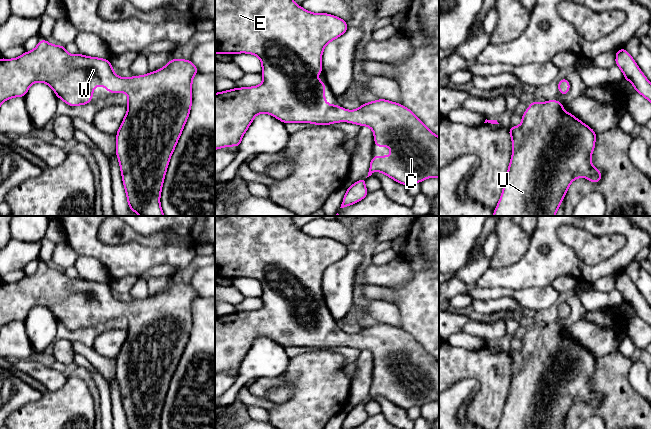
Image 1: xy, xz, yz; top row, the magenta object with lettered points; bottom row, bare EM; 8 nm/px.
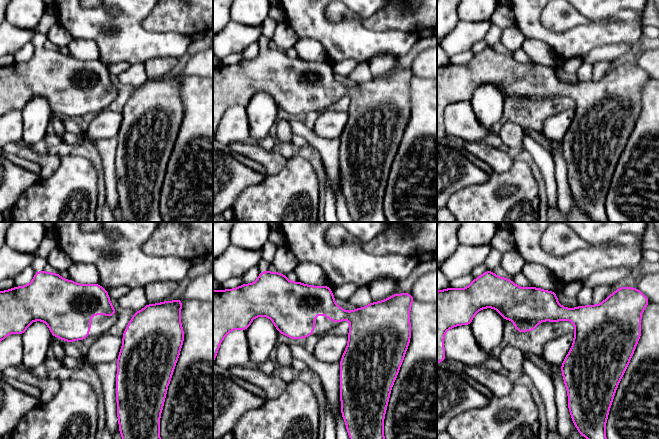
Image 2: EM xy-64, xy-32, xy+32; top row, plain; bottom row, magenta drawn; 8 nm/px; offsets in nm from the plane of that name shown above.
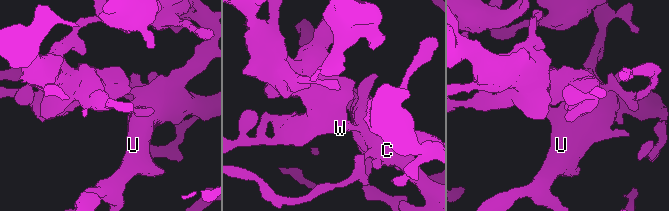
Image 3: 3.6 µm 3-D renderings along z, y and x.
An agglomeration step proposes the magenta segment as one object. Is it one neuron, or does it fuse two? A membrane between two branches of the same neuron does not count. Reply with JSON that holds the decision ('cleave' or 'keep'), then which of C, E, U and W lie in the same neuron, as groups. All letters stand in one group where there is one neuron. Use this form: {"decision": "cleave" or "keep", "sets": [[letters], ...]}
{"decision": "keep", "sets": [["C", "E", "U", "W"]]}

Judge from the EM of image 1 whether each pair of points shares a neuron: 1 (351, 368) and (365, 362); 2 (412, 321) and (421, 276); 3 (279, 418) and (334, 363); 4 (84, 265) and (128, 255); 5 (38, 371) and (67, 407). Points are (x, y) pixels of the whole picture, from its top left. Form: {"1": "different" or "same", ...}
{"1": "different", "2": "same", "3": "same", "4": "different", "5": "different"}

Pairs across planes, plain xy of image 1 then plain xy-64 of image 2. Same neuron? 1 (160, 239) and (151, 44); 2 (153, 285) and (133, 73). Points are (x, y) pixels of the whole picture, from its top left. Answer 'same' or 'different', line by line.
1: different
2: different

